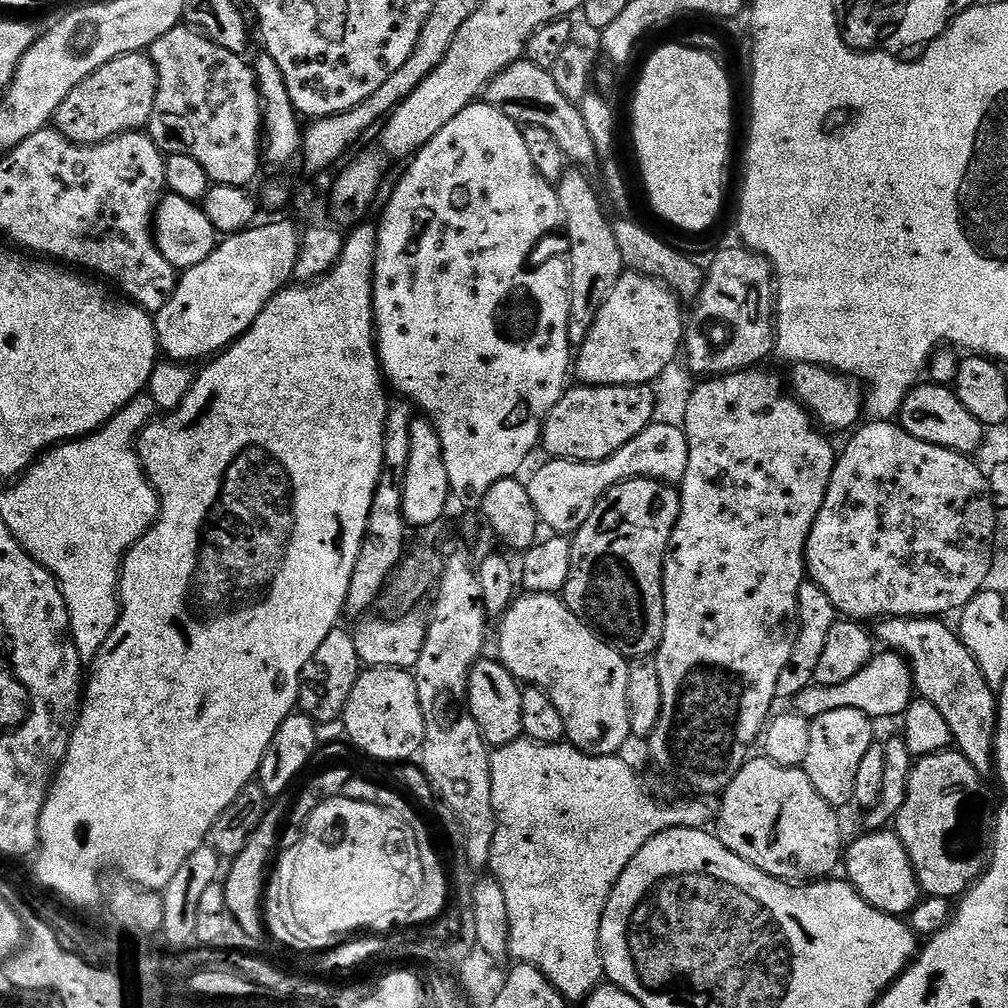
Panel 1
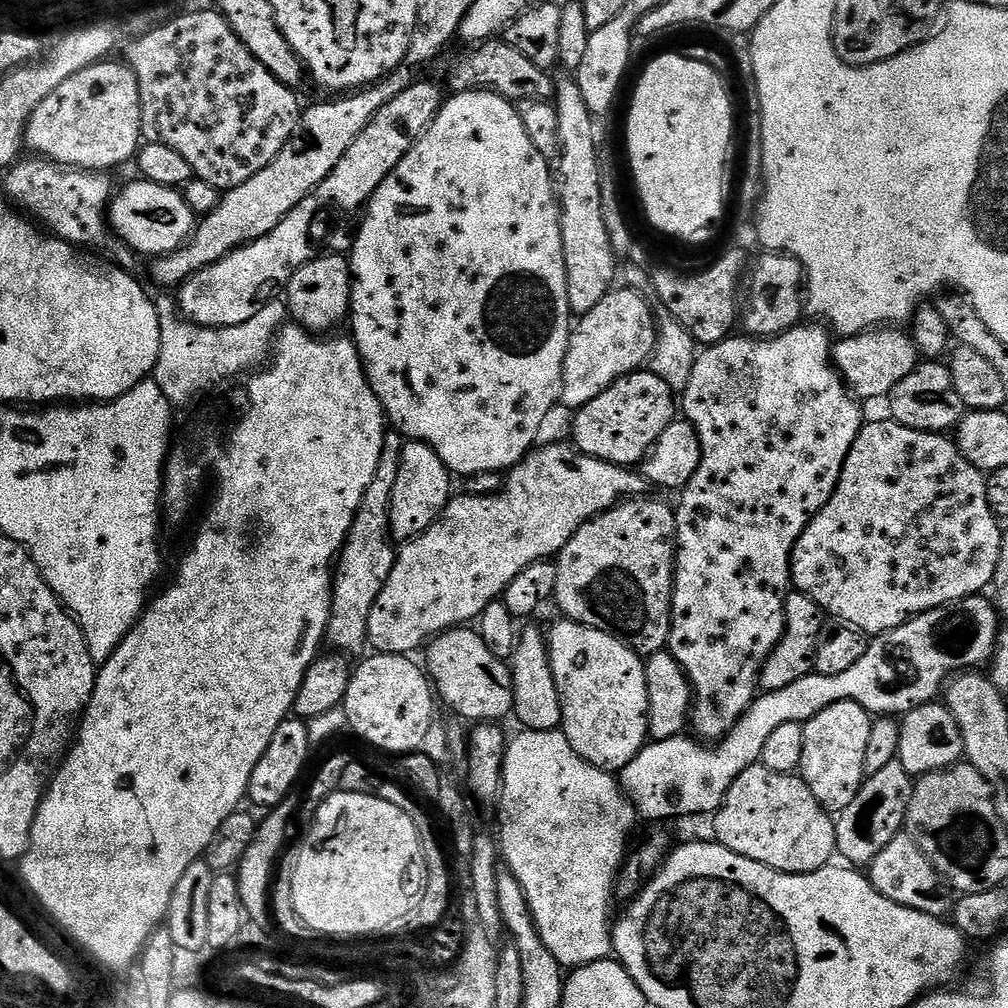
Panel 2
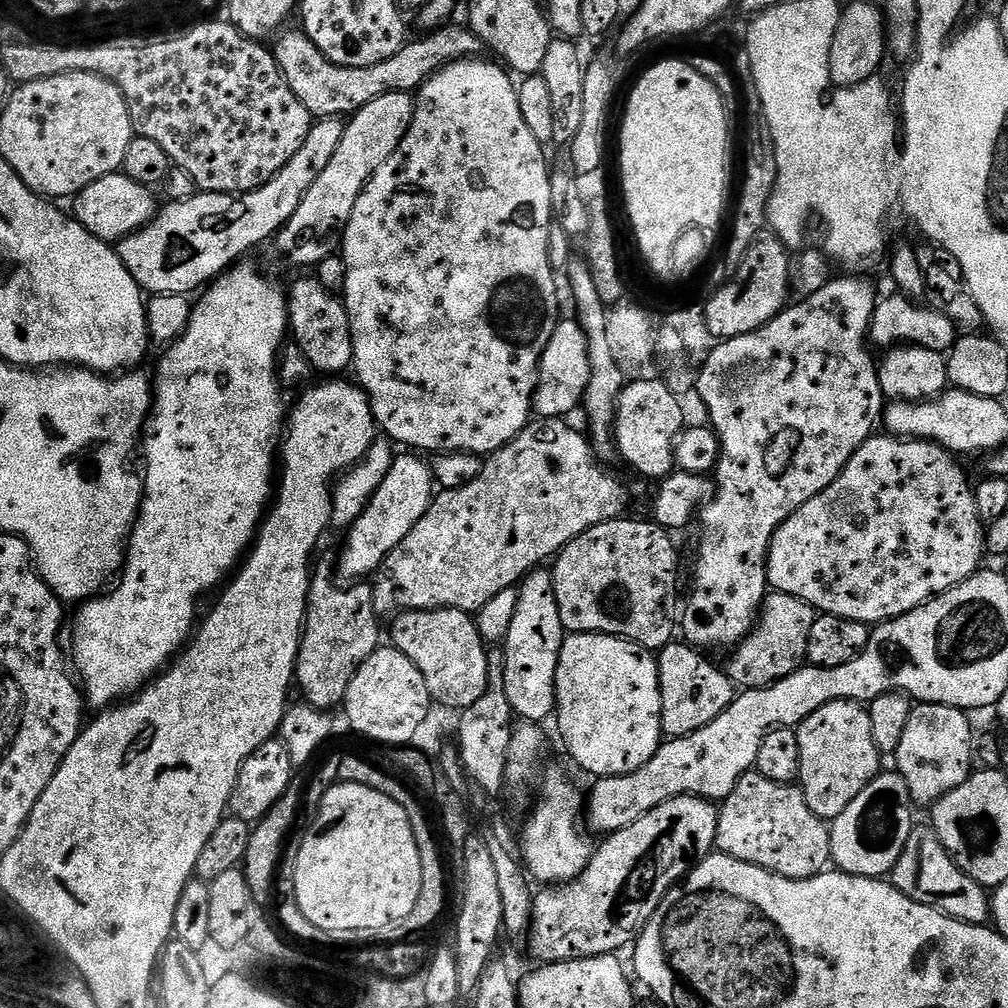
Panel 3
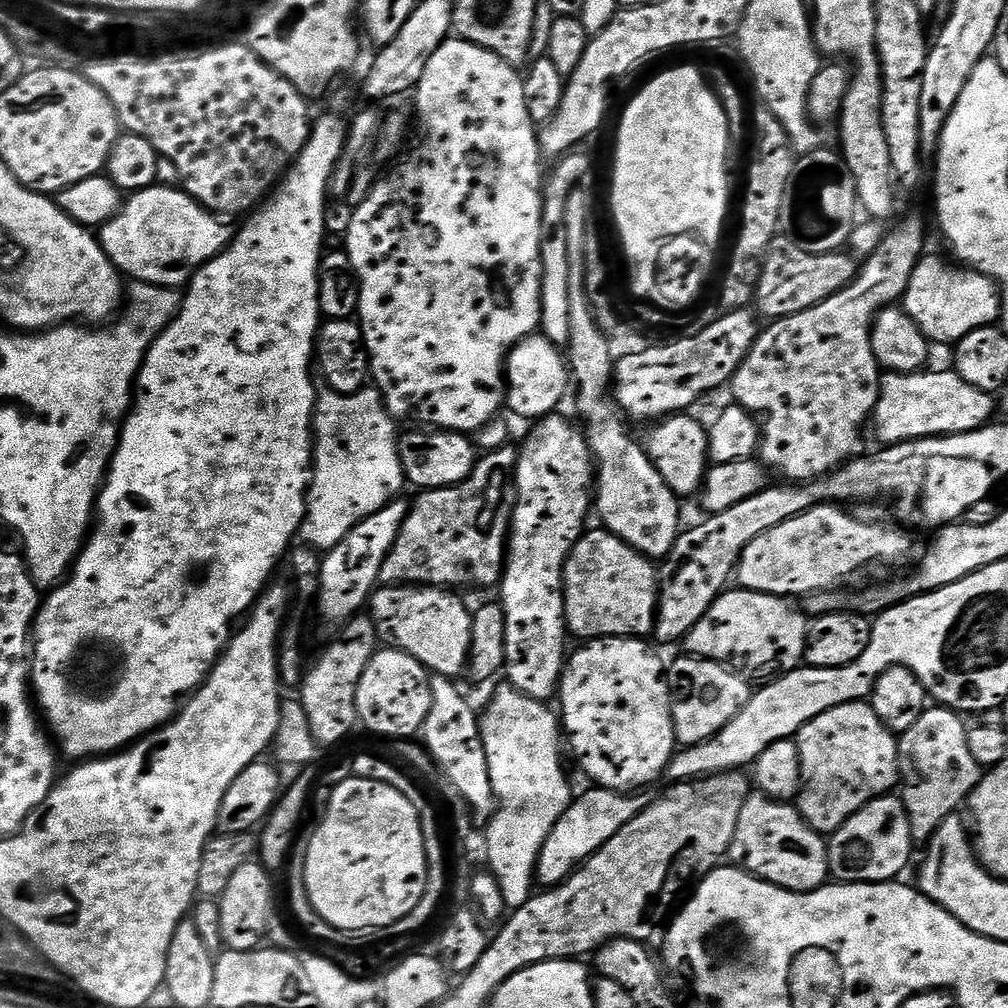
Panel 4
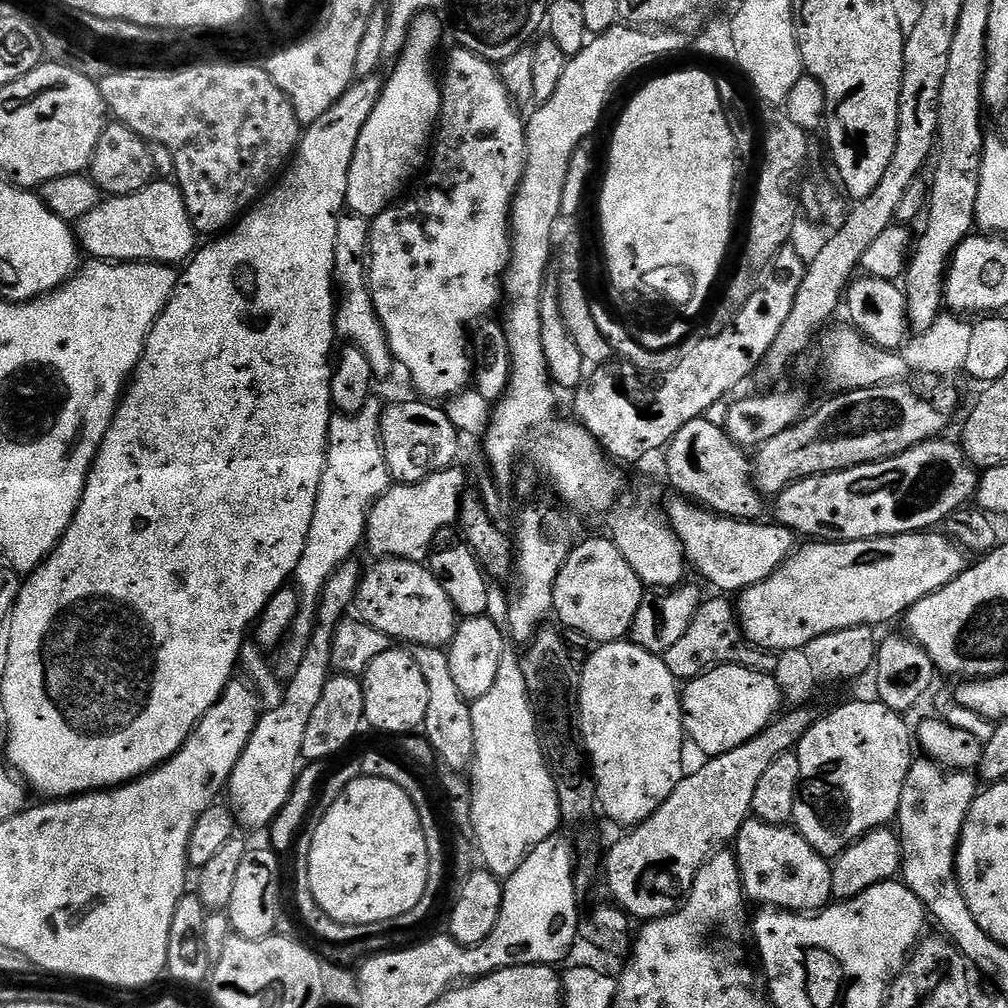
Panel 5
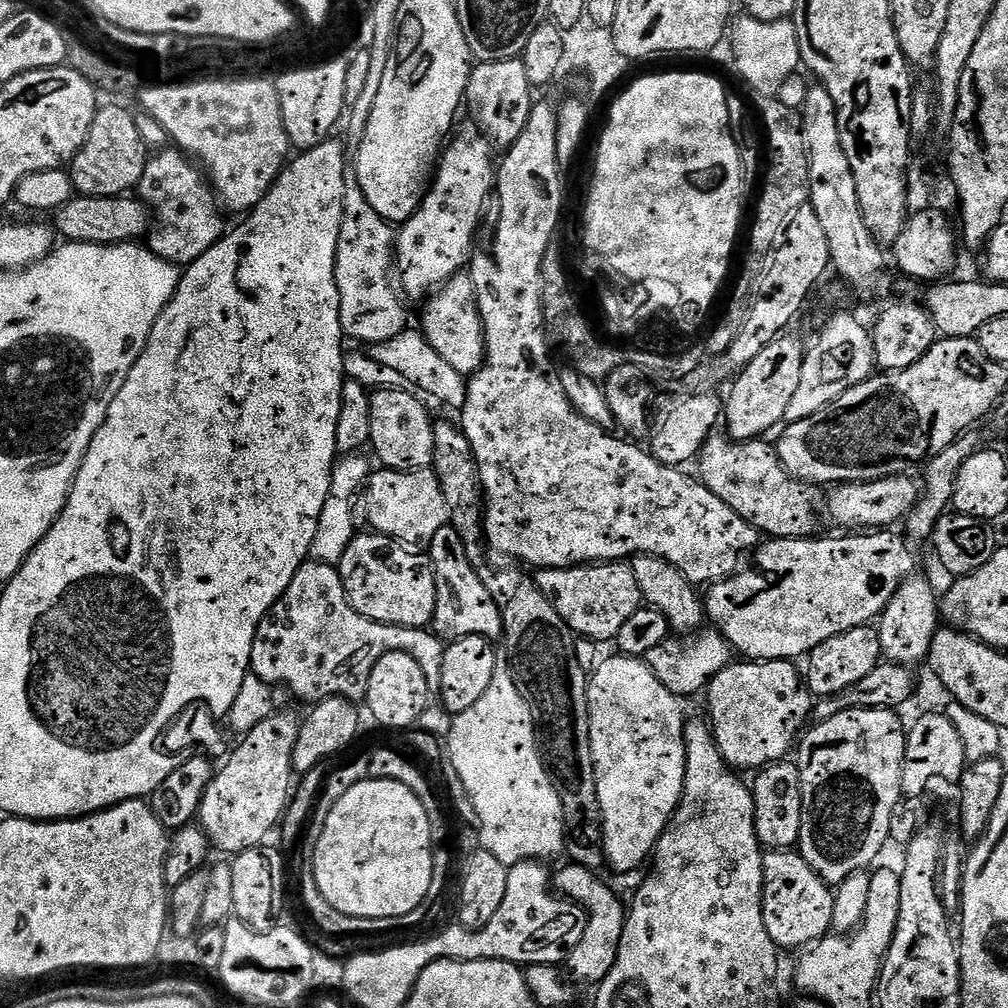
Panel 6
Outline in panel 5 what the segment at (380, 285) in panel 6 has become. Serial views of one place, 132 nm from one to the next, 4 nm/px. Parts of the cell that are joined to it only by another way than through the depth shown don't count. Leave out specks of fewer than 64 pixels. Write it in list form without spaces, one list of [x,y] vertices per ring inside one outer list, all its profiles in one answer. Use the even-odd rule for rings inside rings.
[[[355,214],[341,215],[338,222],[338,238],[334,246],[335,283],[338,285],[338,307],[336,310],[336,330],[341,341],[366,354],[370,370],[377,381],[384,380],[394,369],[394,357],[386,330],[378,316],[372,290],[368,281],[368,234],[370,224],[365,217]]]

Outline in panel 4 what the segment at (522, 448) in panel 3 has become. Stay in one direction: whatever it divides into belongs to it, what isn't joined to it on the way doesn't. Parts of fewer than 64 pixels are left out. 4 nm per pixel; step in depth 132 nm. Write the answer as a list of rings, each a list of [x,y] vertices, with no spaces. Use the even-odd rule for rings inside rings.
[[[505,446],[499,451],[489,451],[487,454],[481,455],[476,461],[476,468],[462,481],[461,484],[452,484],[449,488],[429,488],[421,491],[420,496],[415,501],[411,501],[408,509],[408,517],[406,522],[402,522],[402,530],[398,534],[398,538],[394,542],[394,546],[390,550],[390,554],[386,558],[386,562],[382,562],[382,570],[380,571],[380,584],[384,586],[431,586],[433,588],[443,588],[445,590],[460,590],[463,584],[473,584],[476,588],[492,588],[495,589],[499,585],[504,575],[504,558],[506,555],[506,537],[512,519],[512,508],[516,504],[516,458],[517,449],[512,446]]]

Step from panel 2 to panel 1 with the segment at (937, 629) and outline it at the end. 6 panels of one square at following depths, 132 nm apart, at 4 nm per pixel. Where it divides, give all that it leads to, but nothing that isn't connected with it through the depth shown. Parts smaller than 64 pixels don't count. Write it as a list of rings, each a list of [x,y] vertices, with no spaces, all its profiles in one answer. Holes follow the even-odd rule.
[[[884,650],[881,653],[881,656],[880,653],[873,655],[872,661],[862,670],[858,670],[858,674],[854,674],[854,678],[847,682],[838,682],[838,686],[813,683],[811,688],[802,690],[802,694],[798,694],[794,701],[794,711],[805,716],[809,722],[822,714],[830,714],[830,710],[858,710],[870,718],[903,717],[914,699],[912,670],[899,652]]]

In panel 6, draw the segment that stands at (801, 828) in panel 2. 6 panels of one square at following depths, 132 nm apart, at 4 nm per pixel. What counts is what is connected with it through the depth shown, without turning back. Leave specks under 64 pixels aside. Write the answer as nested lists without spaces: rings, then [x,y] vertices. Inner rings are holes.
[[[768,850],[764,852],[764,885],[762,886],[762,922],[766,922],[766,934],[770,934],[770,938],[775,942],[777,949],[784,948],[800,948],[807,949],[816,943],[817,940],[824,939],[825,936],[832,932],[832,919],[834,918],[834,898],[835,891],[812,869],[810,862],[806,862],[806,858],[800,856],[796,850]]]

